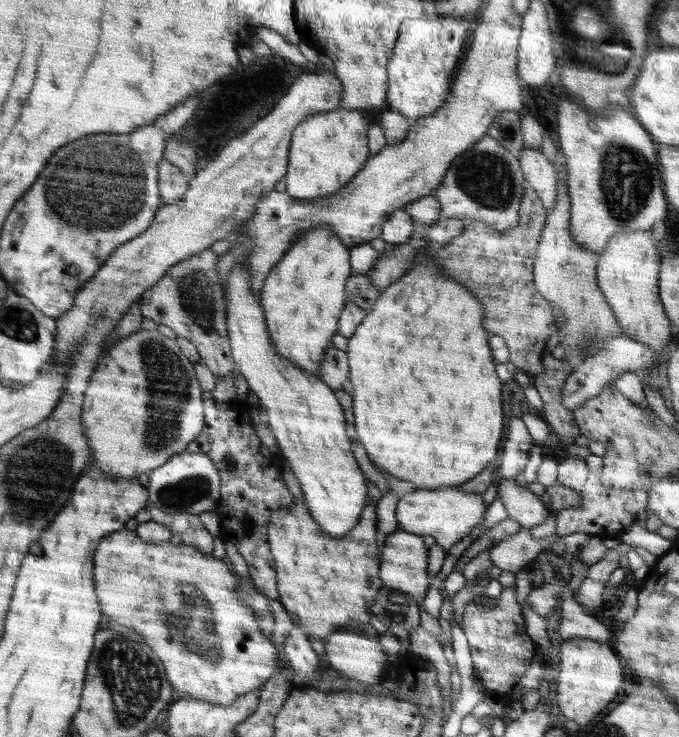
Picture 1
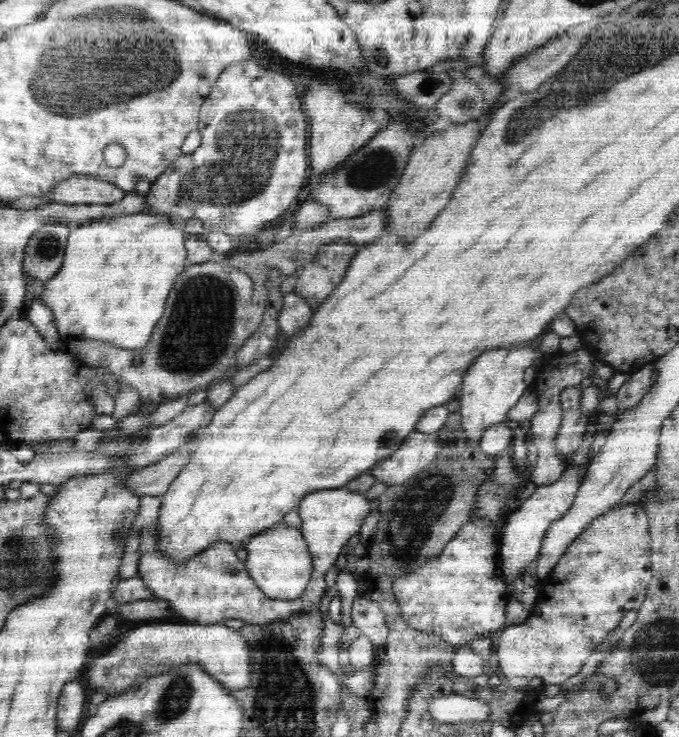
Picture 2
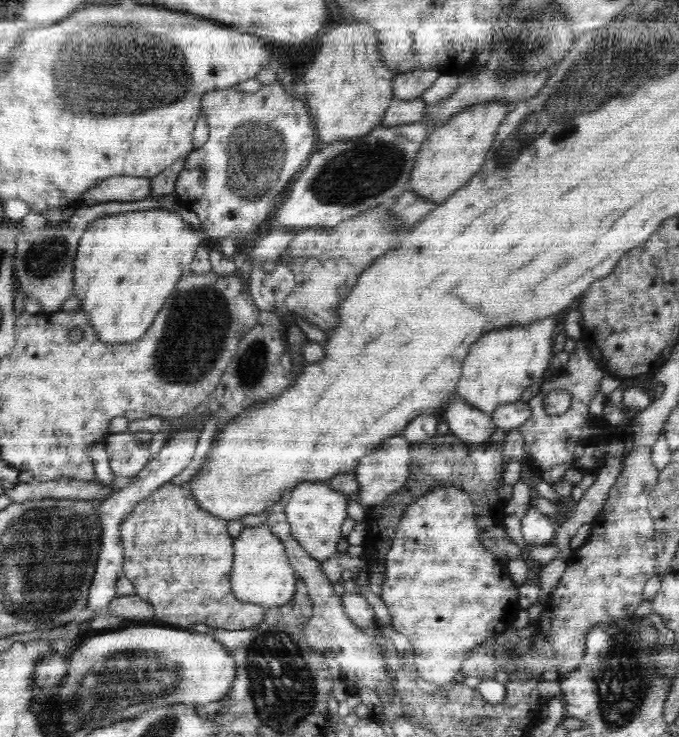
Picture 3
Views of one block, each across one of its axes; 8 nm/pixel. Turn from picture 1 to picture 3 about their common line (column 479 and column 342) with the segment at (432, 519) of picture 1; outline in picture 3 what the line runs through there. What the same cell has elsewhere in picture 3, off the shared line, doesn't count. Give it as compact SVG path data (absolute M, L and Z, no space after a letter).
M303 481L291 491L285 514L294 538L308 555L321 562L328 560L334 552L338 551L342 525L348 517L347 510L348 498L345 494L330 489L322 481Z

